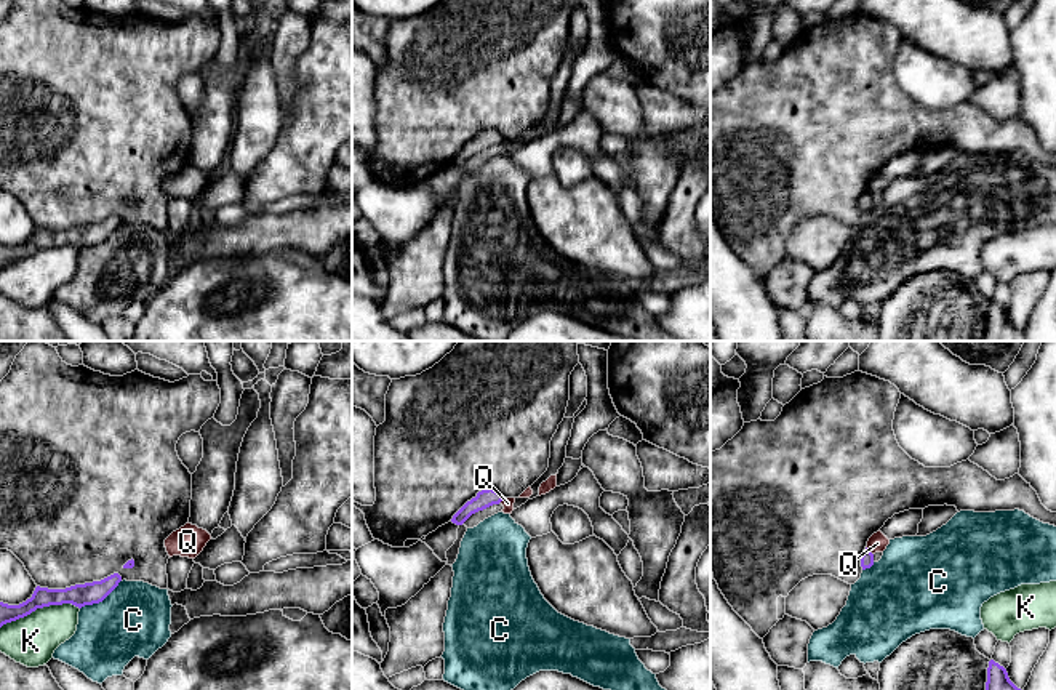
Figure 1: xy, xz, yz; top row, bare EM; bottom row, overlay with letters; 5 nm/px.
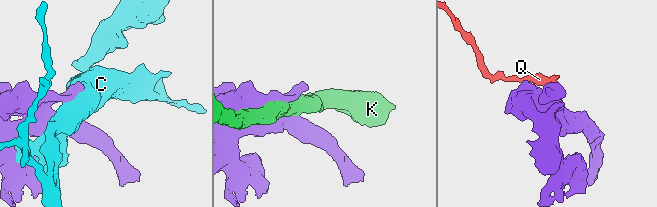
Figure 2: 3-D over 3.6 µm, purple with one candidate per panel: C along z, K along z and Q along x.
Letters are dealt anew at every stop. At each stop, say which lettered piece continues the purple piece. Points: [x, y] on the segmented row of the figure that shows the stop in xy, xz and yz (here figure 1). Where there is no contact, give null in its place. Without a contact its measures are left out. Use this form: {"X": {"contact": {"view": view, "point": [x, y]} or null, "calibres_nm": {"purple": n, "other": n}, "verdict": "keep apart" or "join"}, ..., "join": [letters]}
{"C": {"contact": {"view": "xy", "point": [101, 601]}, "calibres_nm": {"purple": 110, "other": 360}, "verdict": "keep apart"}, "K": {"contact": {"view": "xy", "point": [39, 607]}, "calibres_nm": {"purple": 110, "other": 260}, "verdict": "keep apart"}, "Q": {"contact": {"view": "yz", "point": [869, 551]}, "calibres_nm": {"purple": 60, "other": 100}, "verdict": "keep apart"}, "join": []}

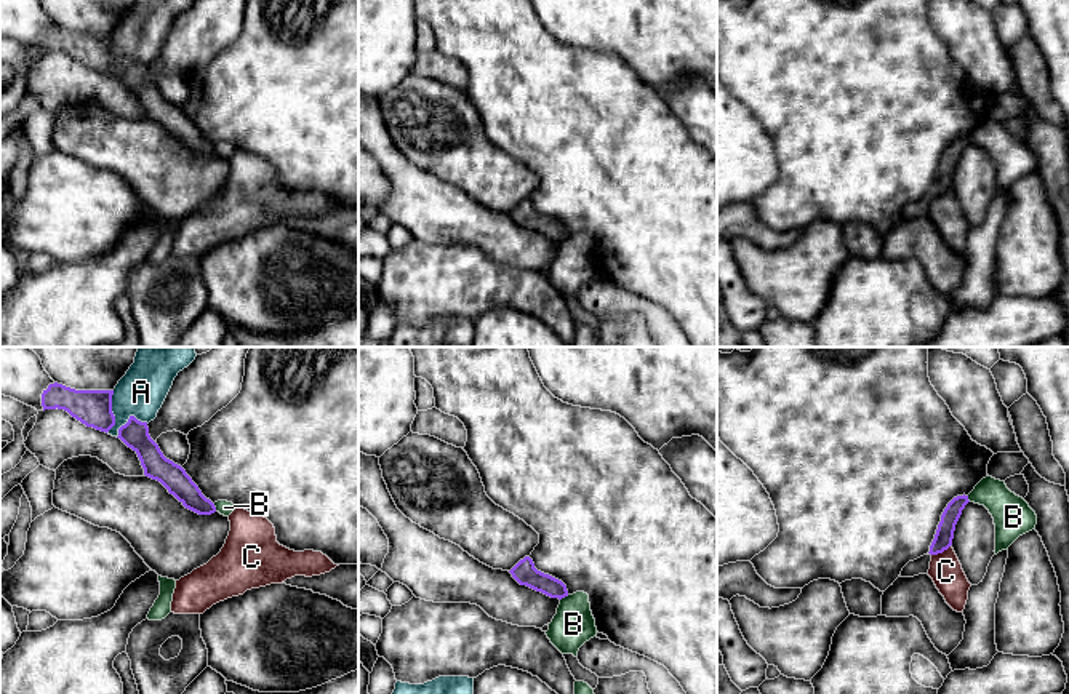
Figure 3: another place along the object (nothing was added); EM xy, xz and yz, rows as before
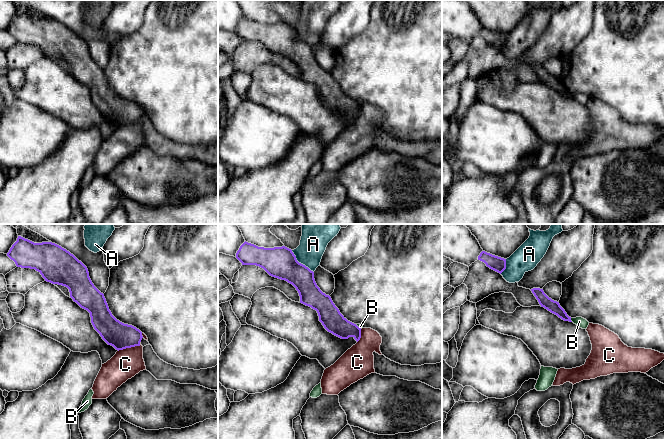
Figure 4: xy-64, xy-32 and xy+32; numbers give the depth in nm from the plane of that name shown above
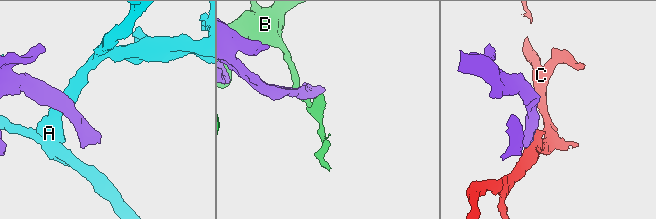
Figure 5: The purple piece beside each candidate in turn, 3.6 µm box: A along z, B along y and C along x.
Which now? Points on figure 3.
{"A": {"contact": {"view": "xy", "point": [111, 411]}, "calibres_nm": {"purple": 190, "other": 240}, "verdict": "keep apart"}, "B": {"contact": {"view": "xz", "point": [564, 597]}, "calibres_nm": {"purple": 120, "other": 200}, "verdict": "keep apart"}, "C": {"contact": {"view": "yz", "point": [940, 552]}, "calibres_nm": {"purple": 100, "other": 160}, "verdict": "keep apart"}, "join": []}

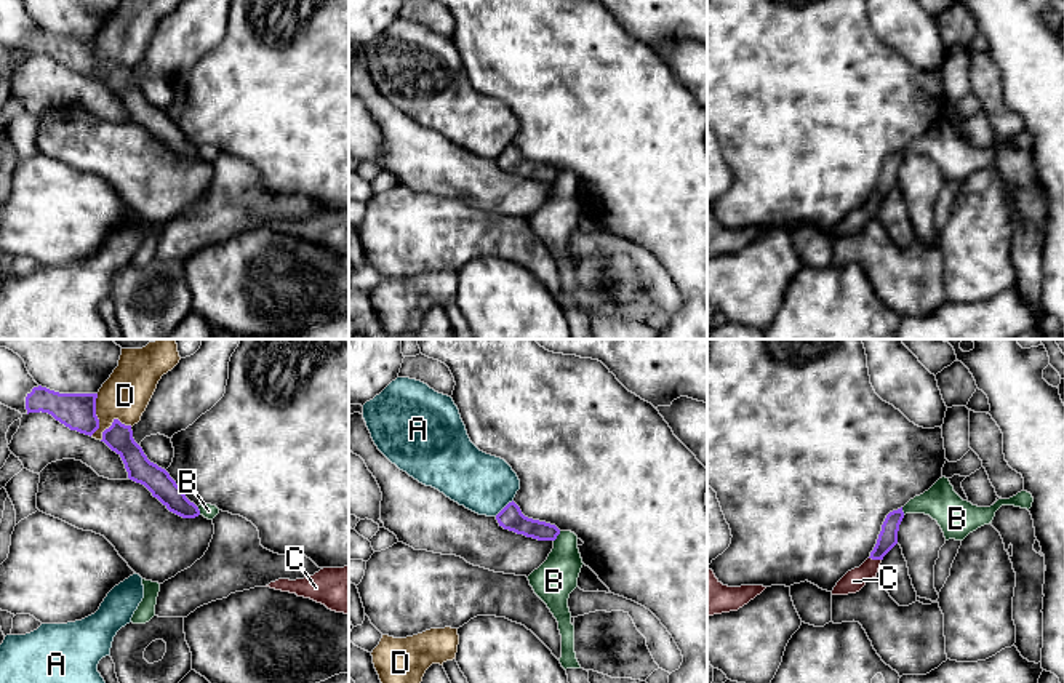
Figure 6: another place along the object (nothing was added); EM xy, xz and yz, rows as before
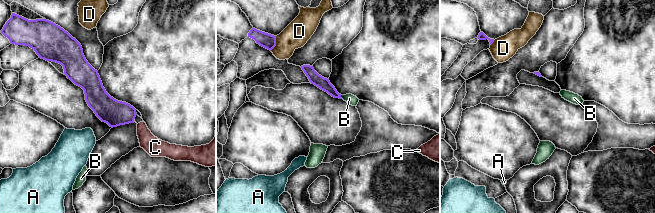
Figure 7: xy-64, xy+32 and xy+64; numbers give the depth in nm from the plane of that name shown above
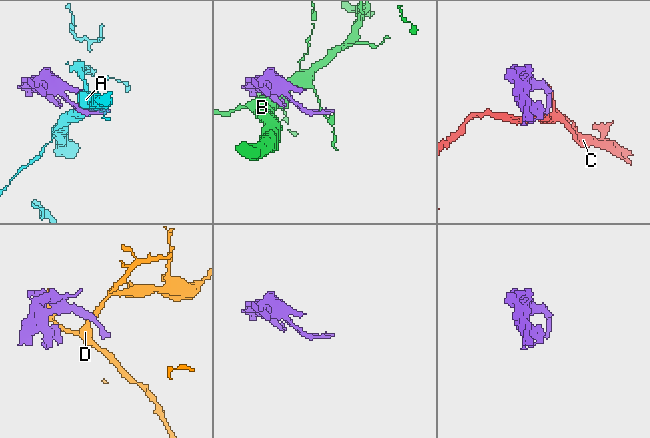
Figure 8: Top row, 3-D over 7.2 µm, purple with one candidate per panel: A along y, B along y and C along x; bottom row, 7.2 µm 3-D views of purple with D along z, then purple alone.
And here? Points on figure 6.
{"A": {"contact": {"view": "xz", "point": [504, 507]}, "calibres_nm": {"purple": 120, "other": 300}, "verdict": "keep apart"}, "B": {"contact": {"view": "xz", "point": [557, 535]}, "calibres_nm": {"purple": 120, "other": 200}, "verdict": "keep apart"}, "C": {"contact": {"view": "yz", "point": [876, 559]}, "calibres_nm": {"purple": 100, "other": 110}, "verdict": "join"}, "D": {"contact": {"view": "xy", "point": [95, 415]}, "calibres_nm": {"purple": 190, "other": 240}, "verdict": "keep apart"}, "join": ["C"]}

